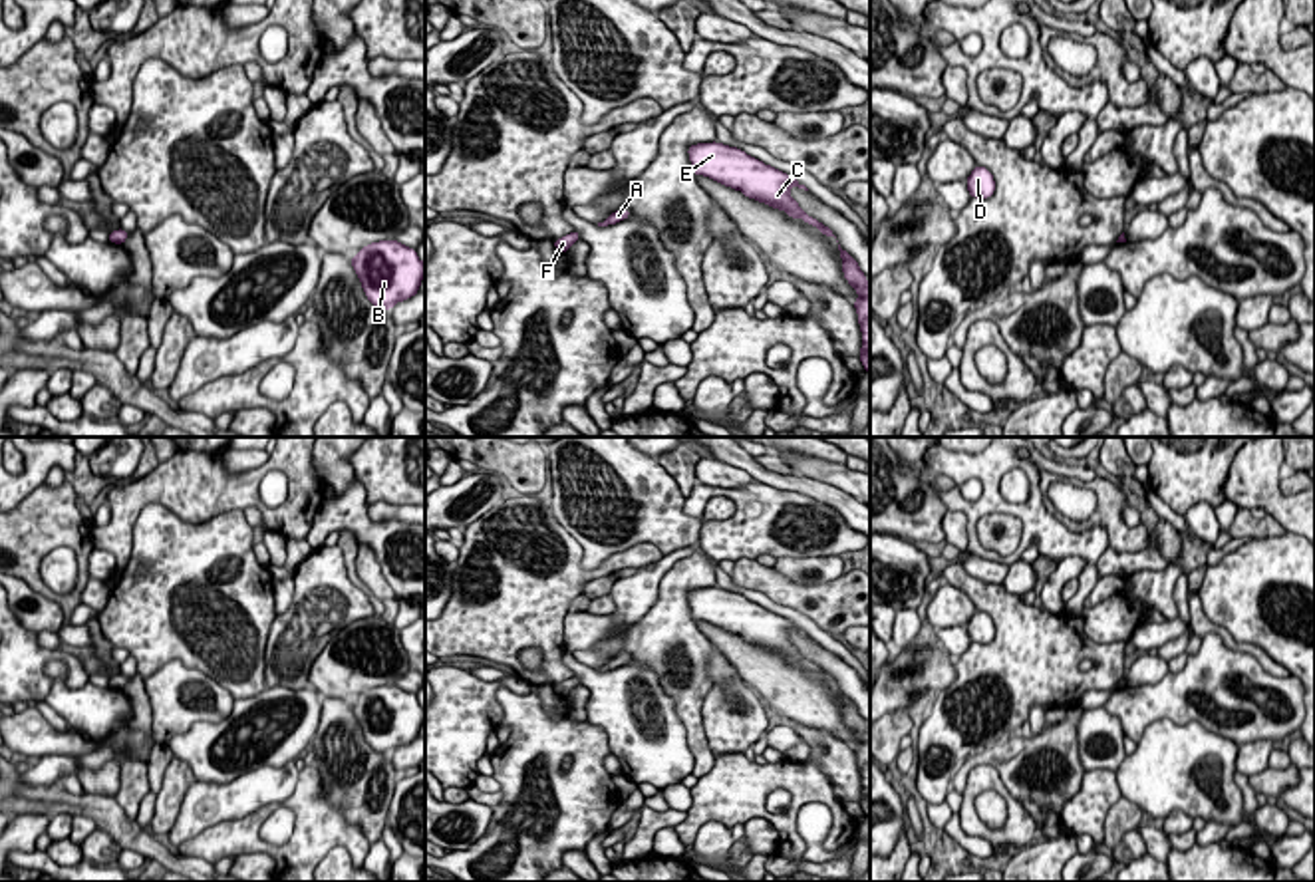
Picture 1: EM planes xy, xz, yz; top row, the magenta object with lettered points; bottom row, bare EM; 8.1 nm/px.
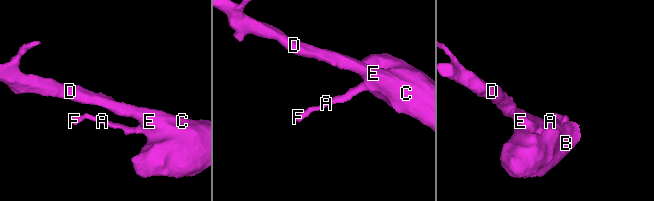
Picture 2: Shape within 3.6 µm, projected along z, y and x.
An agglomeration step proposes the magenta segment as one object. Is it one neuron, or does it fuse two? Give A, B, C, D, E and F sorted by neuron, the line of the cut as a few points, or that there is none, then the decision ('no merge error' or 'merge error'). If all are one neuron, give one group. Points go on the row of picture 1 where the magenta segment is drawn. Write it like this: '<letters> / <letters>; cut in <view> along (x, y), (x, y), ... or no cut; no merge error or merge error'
A B C D E F; no cut; no merge error

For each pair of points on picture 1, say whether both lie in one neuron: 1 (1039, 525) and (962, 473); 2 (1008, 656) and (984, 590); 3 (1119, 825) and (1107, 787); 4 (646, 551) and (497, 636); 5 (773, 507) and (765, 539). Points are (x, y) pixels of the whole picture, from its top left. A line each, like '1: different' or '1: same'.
1: same
2: same
3: different
4: same
5: same

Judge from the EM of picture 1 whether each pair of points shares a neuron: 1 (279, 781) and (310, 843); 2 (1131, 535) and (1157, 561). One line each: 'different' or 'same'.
1: different
2: different

